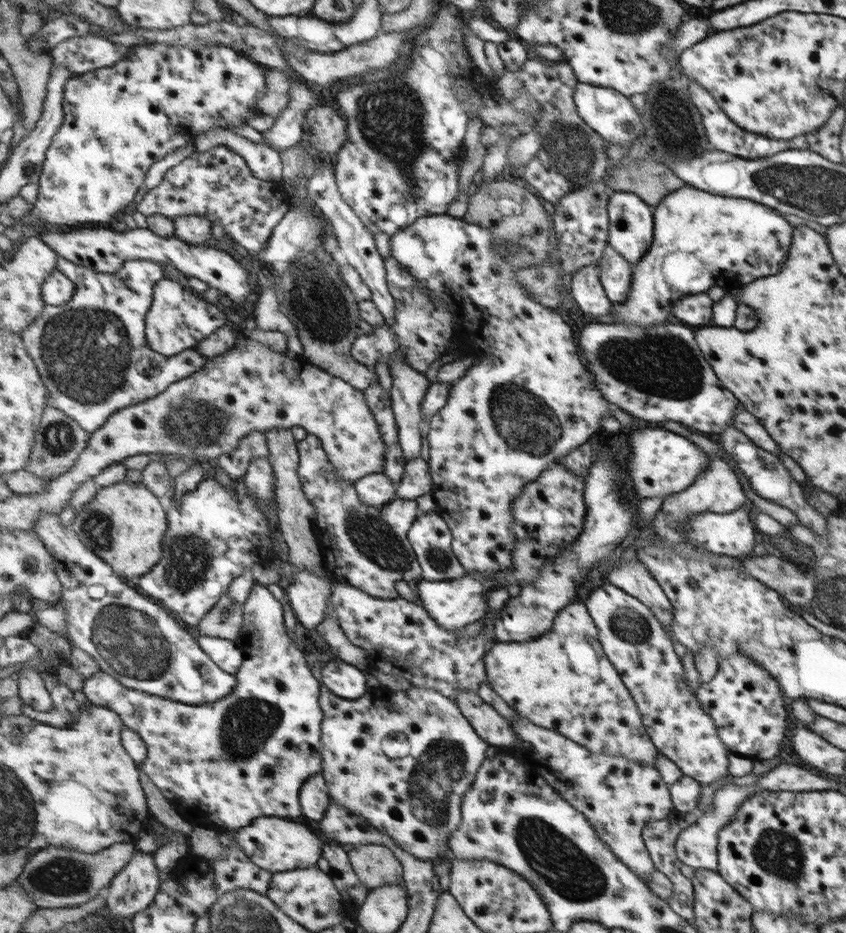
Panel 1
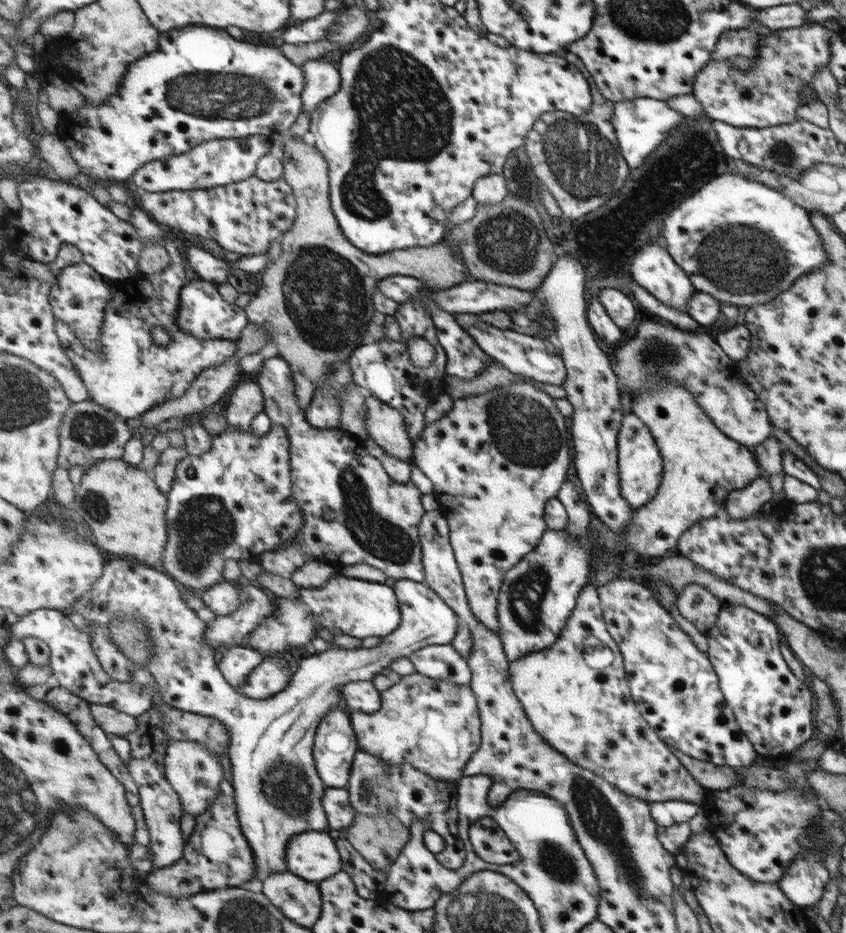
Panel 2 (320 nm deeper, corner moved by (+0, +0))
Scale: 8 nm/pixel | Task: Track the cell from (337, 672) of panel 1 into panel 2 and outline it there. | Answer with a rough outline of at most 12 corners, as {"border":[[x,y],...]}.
{"border":[[371,681],[344,686],[352,711],[381,710],[382,692]]}

